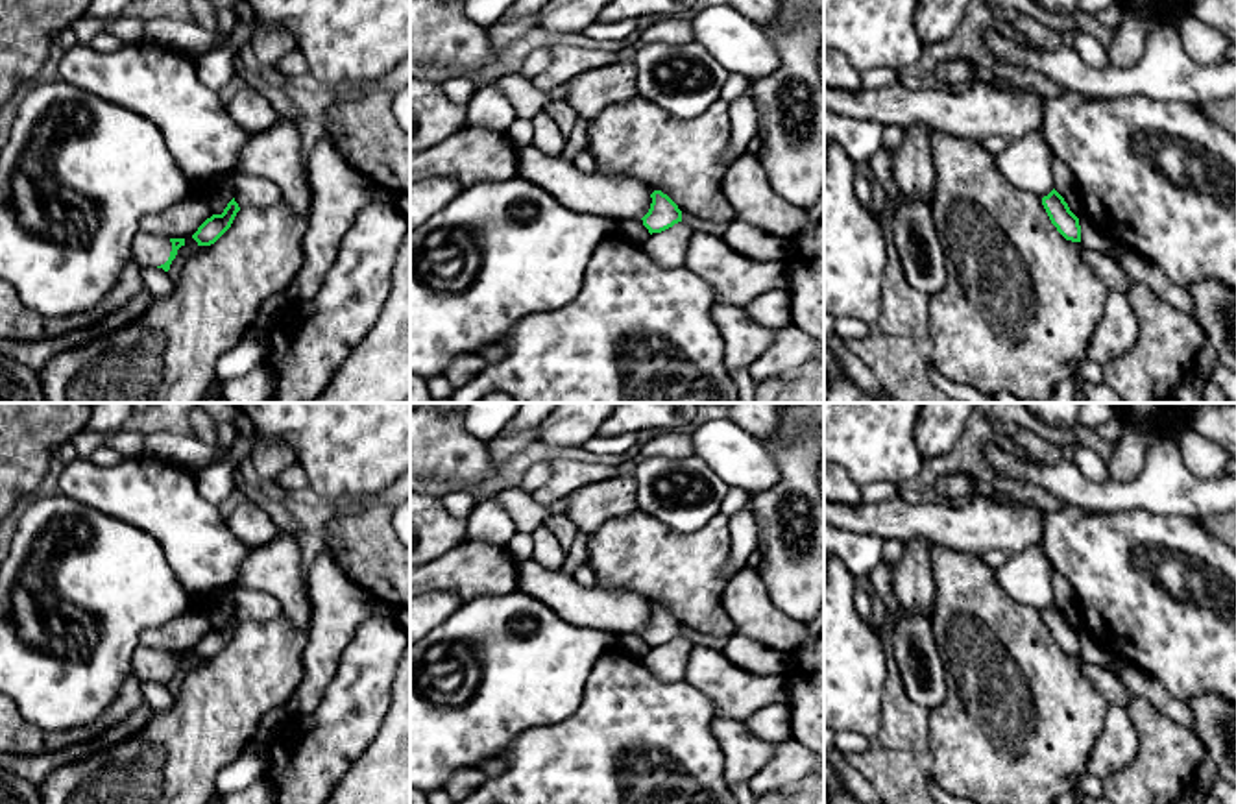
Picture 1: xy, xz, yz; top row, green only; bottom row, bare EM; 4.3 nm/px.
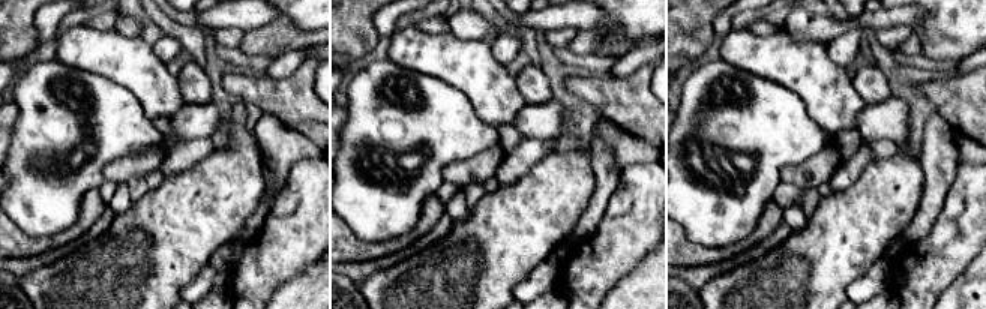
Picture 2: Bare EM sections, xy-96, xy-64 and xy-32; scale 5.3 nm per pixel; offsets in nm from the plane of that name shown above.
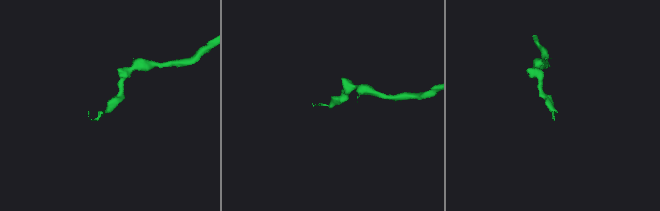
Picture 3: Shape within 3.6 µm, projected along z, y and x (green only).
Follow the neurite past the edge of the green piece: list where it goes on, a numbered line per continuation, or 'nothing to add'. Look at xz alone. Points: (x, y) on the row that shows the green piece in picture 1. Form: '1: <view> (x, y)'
nothing to add

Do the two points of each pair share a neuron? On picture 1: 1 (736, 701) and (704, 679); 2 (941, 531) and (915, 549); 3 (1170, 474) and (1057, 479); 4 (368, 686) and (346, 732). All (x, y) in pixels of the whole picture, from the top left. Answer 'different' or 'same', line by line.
1: same
2: different
3: same
4: same

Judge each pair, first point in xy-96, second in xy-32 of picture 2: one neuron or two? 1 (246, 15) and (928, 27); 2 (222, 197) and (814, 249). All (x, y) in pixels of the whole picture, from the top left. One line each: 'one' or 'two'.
1: two
2: one

